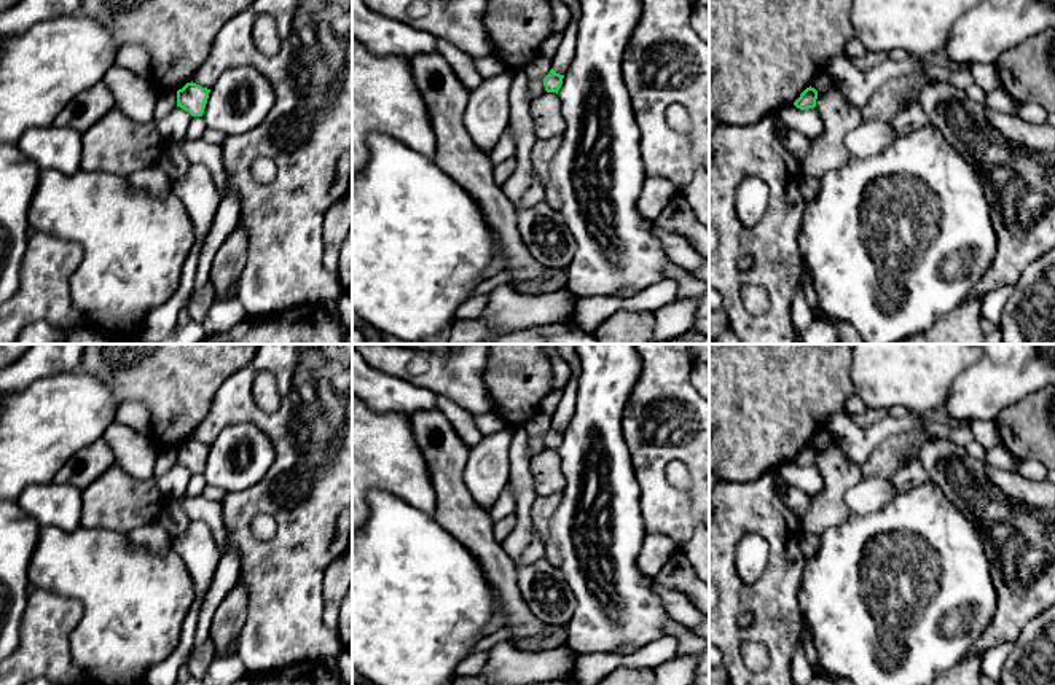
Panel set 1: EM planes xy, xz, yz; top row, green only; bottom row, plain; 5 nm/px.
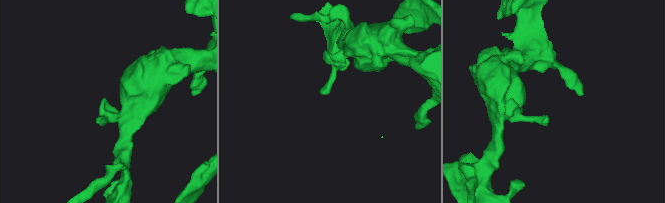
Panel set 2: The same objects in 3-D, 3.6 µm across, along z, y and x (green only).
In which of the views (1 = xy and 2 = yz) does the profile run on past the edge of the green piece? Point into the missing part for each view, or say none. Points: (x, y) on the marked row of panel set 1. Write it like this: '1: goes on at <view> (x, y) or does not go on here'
1: does not go on here
2: does not go on here

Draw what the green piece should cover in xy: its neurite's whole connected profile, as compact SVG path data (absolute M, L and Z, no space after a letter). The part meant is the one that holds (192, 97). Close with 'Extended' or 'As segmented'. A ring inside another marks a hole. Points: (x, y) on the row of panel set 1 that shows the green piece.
M186 83L177 91L177 107L188 112L191 116L202 116L210 89L196 83Z. As segmented

